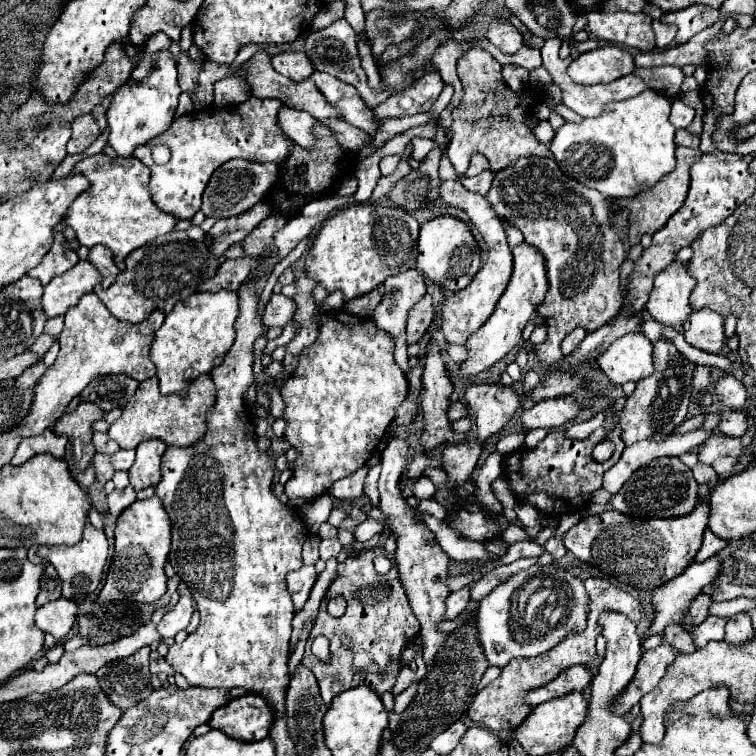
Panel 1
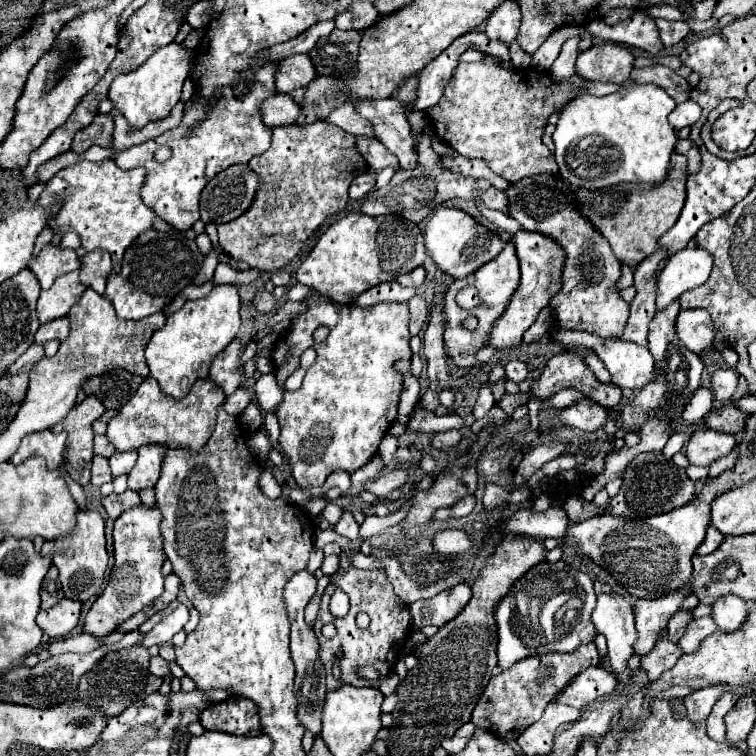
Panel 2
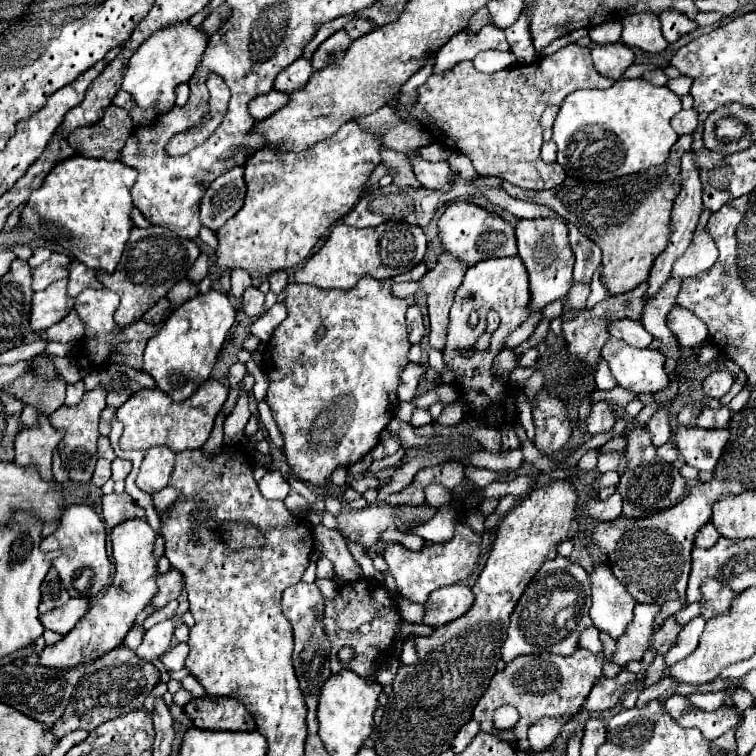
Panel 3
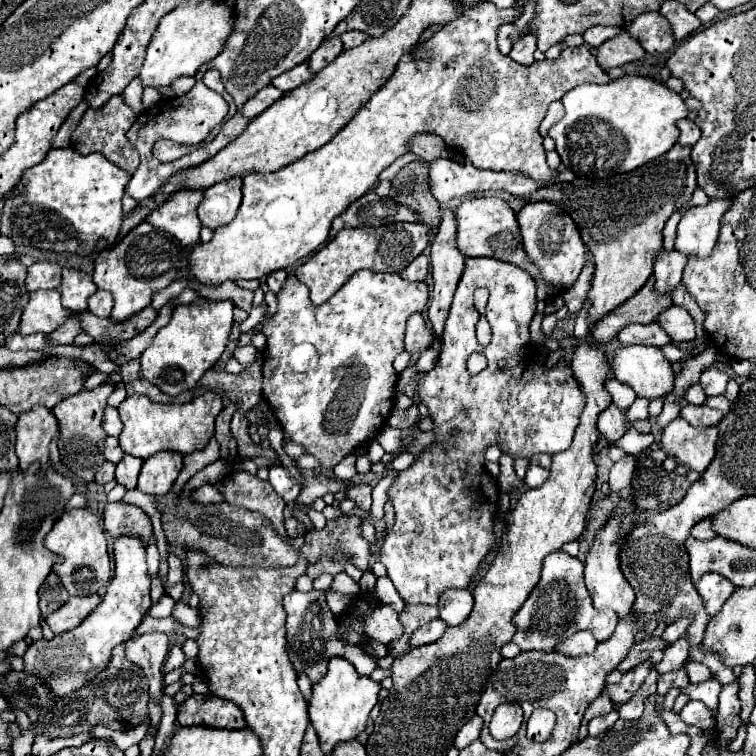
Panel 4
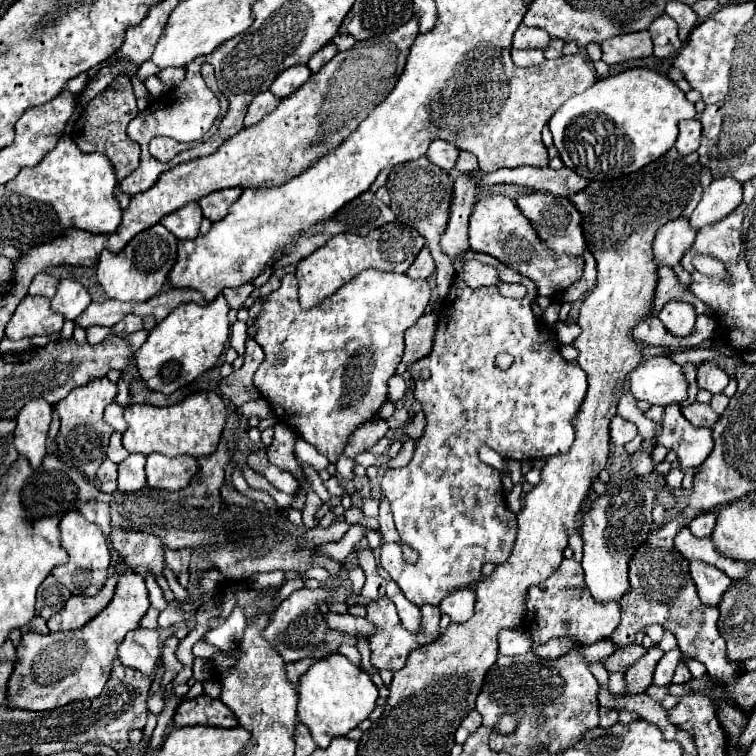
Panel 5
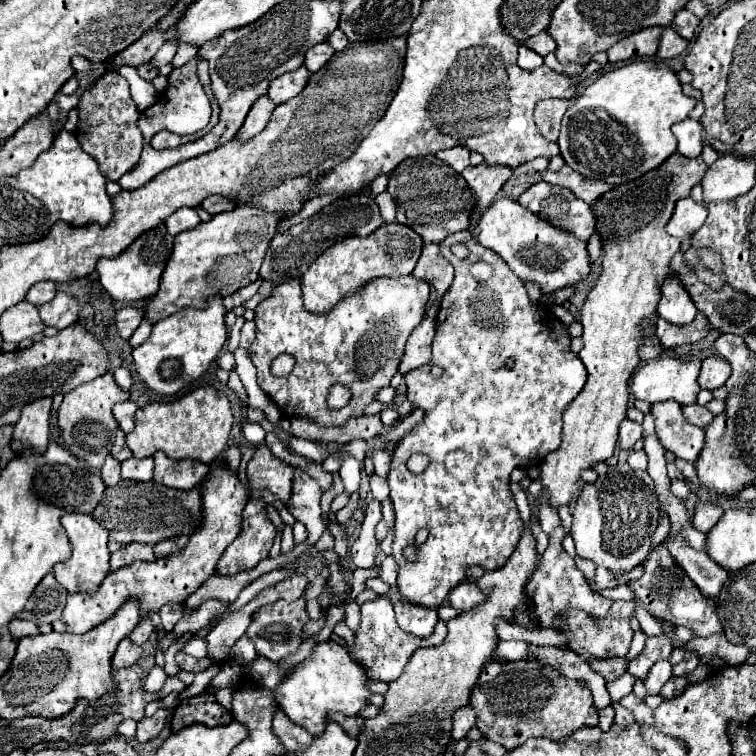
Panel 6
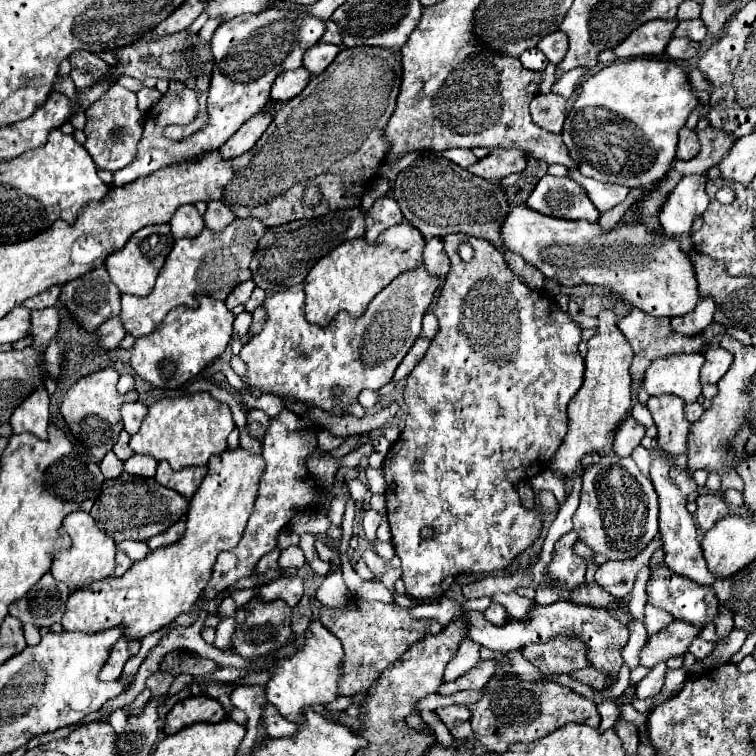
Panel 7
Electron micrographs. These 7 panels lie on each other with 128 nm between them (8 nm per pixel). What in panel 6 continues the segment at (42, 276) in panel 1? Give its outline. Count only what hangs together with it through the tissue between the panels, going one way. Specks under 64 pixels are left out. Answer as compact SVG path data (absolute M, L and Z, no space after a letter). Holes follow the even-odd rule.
M42 280L42 282L36 282L36 284L28 290L26 300L32 302L32 304L36 304L36 306L42 306L42 304L50 302L50 300L54 298L54 294L56 294L56 284L50 282L50 280Z

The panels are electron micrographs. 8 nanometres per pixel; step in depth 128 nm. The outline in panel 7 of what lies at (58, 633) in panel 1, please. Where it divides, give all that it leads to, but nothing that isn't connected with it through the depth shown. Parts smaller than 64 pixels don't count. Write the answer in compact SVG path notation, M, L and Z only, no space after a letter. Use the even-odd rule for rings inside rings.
M242 448L236 450L226 450L224 454L220 454L220 458L212 458L208 462L208 474L202 480L200 488L196 490L196 494L190 500L190 510L188 510L188 520L186 520L186 532L182 536L182 540L178 540L176 544L158 548L154 552L148 552L148 556L140 562L136 562L124 576L116 578L116 576L108 576L96 584L92 584L92 588L82 588L78 592L72 592L66 604L66 612L62 616L62 628L68 632L100 632L118 624L126 626L126 638L132 640L140 640L150 632L160 630L162 626L170 624L178 614L182 612L190 612L192 606L196 604L196 600L200 598L200 592L206 588L210 576L212 576L212 566L216 562L216 556L222 550L232 550L240 538L242 532L246 528L248 516L252 514L252 506L256 500L256 492L258 492L258 480L262 476L262 468L264 468L264 460L262 456L252 456Z

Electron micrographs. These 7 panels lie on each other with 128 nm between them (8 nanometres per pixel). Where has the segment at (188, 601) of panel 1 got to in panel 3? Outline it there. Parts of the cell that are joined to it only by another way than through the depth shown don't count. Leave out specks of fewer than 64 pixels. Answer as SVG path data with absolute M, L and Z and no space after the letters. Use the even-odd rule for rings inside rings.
M187 600L179 603L176 614L156 626L152 626L146 634L144 634L144 640L142 644L138 646L136 654L148 662L152 662L154 658L162 656L168 648L170 648L170 642L173 640L174 628L176 628L176 622L180 620L180 616L189 610L189 603Z

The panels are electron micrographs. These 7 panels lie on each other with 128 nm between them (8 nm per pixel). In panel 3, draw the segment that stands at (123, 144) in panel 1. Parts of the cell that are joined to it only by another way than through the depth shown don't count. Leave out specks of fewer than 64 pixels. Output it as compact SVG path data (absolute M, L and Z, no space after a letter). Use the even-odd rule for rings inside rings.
M176 24L176 28L164 28L164 32L156 32L156 36L152 36L148 44L142 44L140 50L136 50L130 58L122 76L122 90L128 92L134 104L142 110L152 108L156 114L170 112L176 100L176 86L192 78L206 44L208 36L190 24Z

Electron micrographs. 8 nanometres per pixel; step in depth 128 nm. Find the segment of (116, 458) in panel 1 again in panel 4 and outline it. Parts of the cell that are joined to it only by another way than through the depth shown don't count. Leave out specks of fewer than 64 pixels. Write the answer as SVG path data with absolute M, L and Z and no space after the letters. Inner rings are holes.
M126 454L118 464L116 464L116 482L126 486L128 490L136 488L136 478L142 466L142 458Z

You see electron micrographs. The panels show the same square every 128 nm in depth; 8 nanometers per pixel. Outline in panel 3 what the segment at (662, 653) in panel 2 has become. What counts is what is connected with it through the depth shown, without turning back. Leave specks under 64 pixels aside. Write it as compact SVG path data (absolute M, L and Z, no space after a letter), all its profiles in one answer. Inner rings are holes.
M656 656L656 658L654 658L654 664L648 668L648 672L646 672L646 678L644 678L646 686L650 686L650 684L656 684L658 680L662 680L662 678L664 678L664 670L666 670L664 656Z

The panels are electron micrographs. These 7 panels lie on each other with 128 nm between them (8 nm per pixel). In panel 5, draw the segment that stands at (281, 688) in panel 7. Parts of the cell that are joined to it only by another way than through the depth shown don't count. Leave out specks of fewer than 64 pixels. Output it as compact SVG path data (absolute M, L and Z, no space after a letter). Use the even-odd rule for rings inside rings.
M334 652L328 658L312 664L310 670L300 678L298 696L300 722L310 728L312 738L320 748L328 748L332 738L346 736L372 714L378 698L378 688L364 670L354 666L346 656Z

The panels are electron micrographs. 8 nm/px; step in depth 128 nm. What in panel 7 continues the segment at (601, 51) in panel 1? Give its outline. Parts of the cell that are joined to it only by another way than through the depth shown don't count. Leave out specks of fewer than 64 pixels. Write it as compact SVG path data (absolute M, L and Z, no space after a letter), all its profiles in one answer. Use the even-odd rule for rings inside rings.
M668 20L642 24L612 50L616 58L632 60L618 60L582 82L582 92L566 116L562 140L584 176L640 188L654 184L670 170L676 158L678 132L698 98L692 96L686 72L676 62L638 56L662 56L674 28L676 22Z

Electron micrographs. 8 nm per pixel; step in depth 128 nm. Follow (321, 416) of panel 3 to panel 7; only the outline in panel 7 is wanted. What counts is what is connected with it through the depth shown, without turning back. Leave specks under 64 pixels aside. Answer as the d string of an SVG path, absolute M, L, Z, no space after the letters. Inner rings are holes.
M424 266L406 272L382 288L368 304L362 316L338 312L328 326L310 324L304 318L304 290L302 284L290 286L266 298L266 322L260 334L242 346L240 358L246 362L246 378L262 392L280 398L294 398L298 402L318 406L334 416L344 416L348 406L364 388L386 386L416 336L422 330L422 316L426 314L440 280L428 276ZM332 386L340 386L344 396L340 402L332 400Z

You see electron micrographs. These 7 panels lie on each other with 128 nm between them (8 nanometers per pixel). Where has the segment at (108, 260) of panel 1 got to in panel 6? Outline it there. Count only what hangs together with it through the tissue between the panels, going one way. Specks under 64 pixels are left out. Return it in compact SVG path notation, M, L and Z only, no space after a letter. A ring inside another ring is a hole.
M56 292L54 300L42 304L40 316L46 326L54 326L58 330L70 326L78 318L78 300L66 292Z

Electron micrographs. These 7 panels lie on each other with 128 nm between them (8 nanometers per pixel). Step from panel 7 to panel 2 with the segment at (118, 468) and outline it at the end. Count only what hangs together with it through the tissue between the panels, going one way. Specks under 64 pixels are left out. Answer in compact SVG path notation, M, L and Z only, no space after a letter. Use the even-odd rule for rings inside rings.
M94 456L92 460L92 480L94 486L102 486L106 482L112 482L112 472L108 466L108 458L104 456Z

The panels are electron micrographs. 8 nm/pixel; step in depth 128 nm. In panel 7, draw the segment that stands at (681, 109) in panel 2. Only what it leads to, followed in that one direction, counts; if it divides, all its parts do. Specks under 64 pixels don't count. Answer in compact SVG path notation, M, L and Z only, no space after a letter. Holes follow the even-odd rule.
M682 128L680 130L680 140L678 140L678 154L676 158L678 160L690 160L694 158L696 154L700 152L700 140L698 140L698 134L690 128Z

